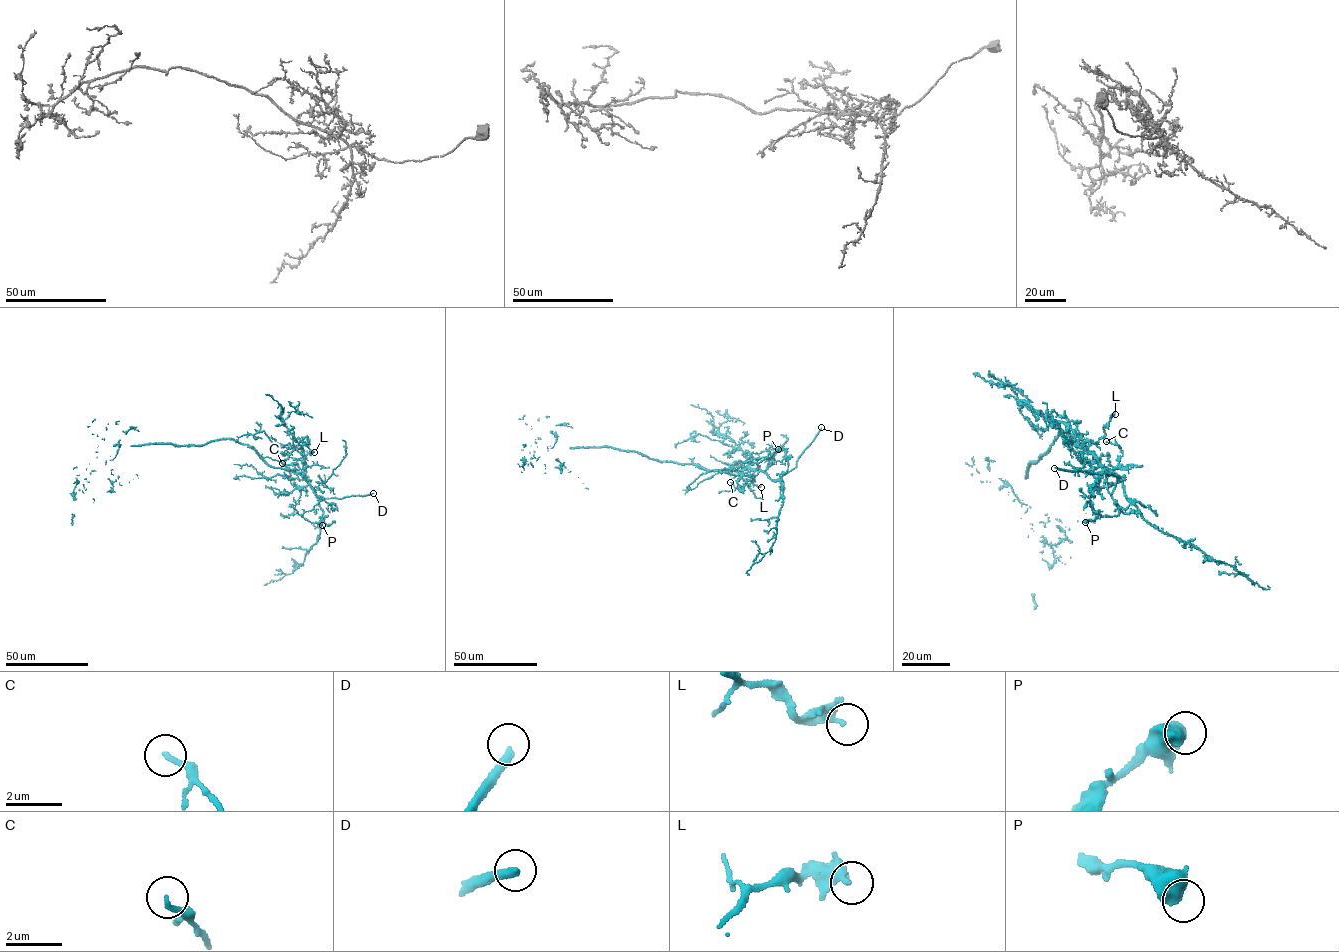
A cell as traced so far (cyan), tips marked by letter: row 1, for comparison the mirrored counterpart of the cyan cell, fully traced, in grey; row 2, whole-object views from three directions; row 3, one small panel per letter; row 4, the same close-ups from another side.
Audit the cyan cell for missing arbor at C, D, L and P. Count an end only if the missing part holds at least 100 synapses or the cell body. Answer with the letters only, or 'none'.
D

